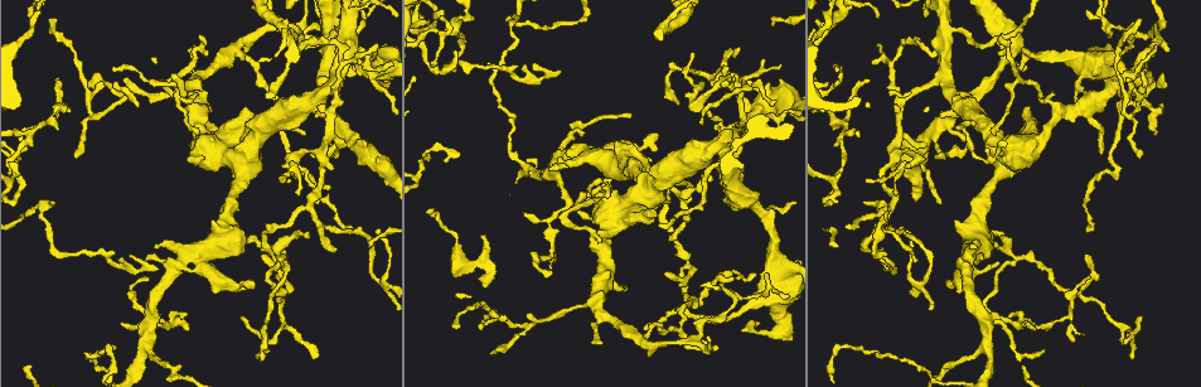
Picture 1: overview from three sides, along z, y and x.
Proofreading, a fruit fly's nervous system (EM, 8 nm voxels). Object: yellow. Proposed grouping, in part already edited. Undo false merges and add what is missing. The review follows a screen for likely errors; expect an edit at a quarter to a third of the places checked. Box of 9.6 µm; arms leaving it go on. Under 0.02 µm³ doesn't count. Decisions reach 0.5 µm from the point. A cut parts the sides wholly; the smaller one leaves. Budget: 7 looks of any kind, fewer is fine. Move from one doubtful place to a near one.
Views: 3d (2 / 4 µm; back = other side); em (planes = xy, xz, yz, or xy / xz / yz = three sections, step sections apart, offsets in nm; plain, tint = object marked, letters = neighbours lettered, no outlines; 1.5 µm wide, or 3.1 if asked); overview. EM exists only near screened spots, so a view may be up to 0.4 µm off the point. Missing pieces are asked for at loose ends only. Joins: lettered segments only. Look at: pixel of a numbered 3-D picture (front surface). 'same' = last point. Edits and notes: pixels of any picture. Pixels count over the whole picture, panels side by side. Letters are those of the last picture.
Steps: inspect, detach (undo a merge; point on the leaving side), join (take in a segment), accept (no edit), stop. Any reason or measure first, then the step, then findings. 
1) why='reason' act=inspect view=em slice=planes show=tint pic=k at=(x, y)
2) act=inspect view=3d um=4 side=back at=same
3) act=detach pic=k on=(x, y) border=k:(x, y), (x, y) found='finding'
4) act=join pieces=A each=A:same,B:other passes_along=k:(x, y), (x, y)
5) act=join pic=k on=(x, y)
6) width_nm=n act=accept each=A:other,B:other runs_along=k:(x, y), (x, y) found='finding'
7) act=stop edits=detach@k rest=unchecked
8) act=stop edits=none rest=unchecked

why='tapers out' act=inspect view=em slice=planes show=letters pic=1 at=(146, 281)

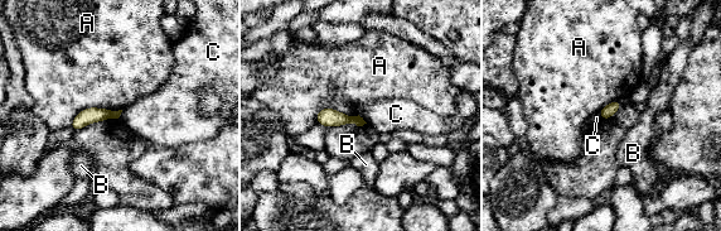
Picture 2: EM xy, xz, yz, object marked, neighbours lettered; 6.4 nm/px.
act=accept each=A:other,B:other,C:other found='none of them fits'

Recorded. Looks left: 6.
why='branch stops here' act=inspect view=em slice=planes show=tint pic=1 at=(997, 262)

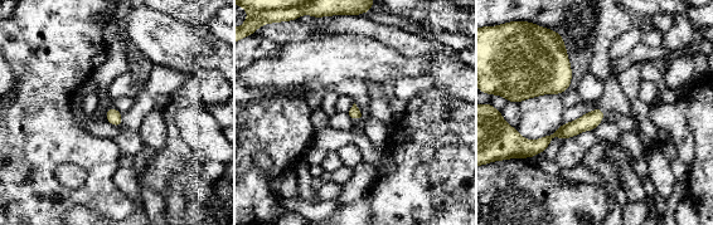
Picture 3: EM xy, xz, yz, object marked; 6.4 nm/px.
why='see the neighbours' act=inspect view=em slice=planes show=letters at=same

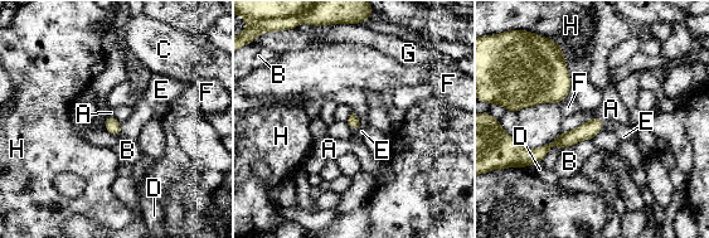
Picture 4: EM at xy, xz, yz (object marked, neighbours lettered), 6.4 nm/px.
act=join pieces=A each=A:same,B:other,C:other,D:other,E:other,F:other,G:other,H:other found='the neuron continues'

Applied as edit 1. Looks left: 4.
act=inspect view=overview

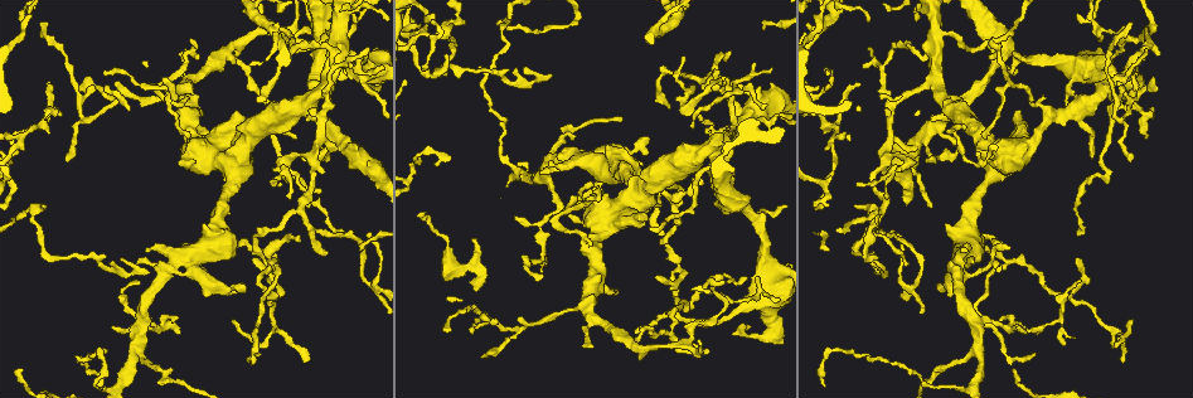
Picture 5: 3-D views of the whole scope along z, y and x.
why='a fork' act=inspect view=3d um=2 pic=5 at=(664, 331)

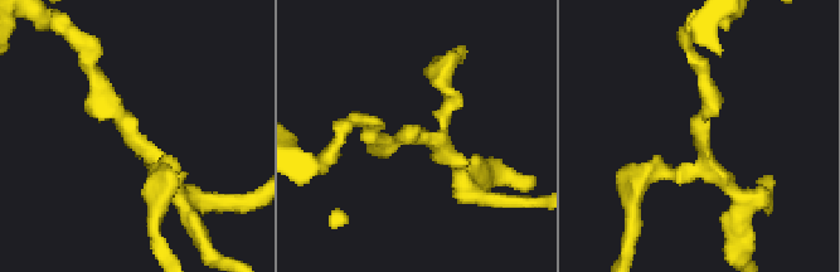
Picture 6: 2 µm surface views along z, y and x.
why='need the tissue' act=inspect view=em slice=xy step=8 show=tint pic=6 at=(702, 147)

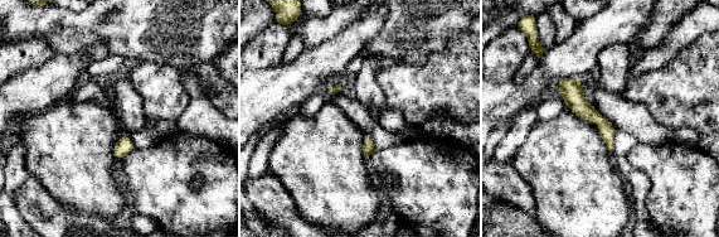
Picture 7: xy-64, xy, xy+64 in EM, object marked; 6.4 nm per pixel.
why='another direction' act=inspect view=em slice=xz step=8 show=letters at=same

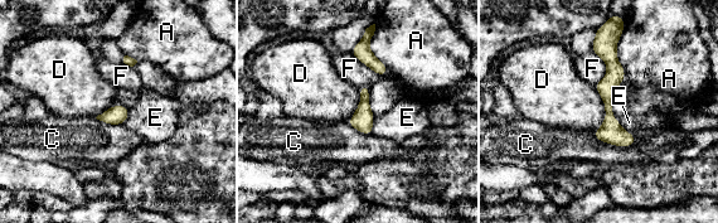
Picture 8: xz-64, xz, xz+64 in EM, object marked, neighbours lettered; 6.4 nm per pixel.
act=accept each=A:other,C:other,D:other,E:other,F:other border=8:(593, 85), (604, 103), (593, 132) found='one neuron here'

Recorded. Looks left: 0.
act=stop edits=join@4 rest=unchecked

